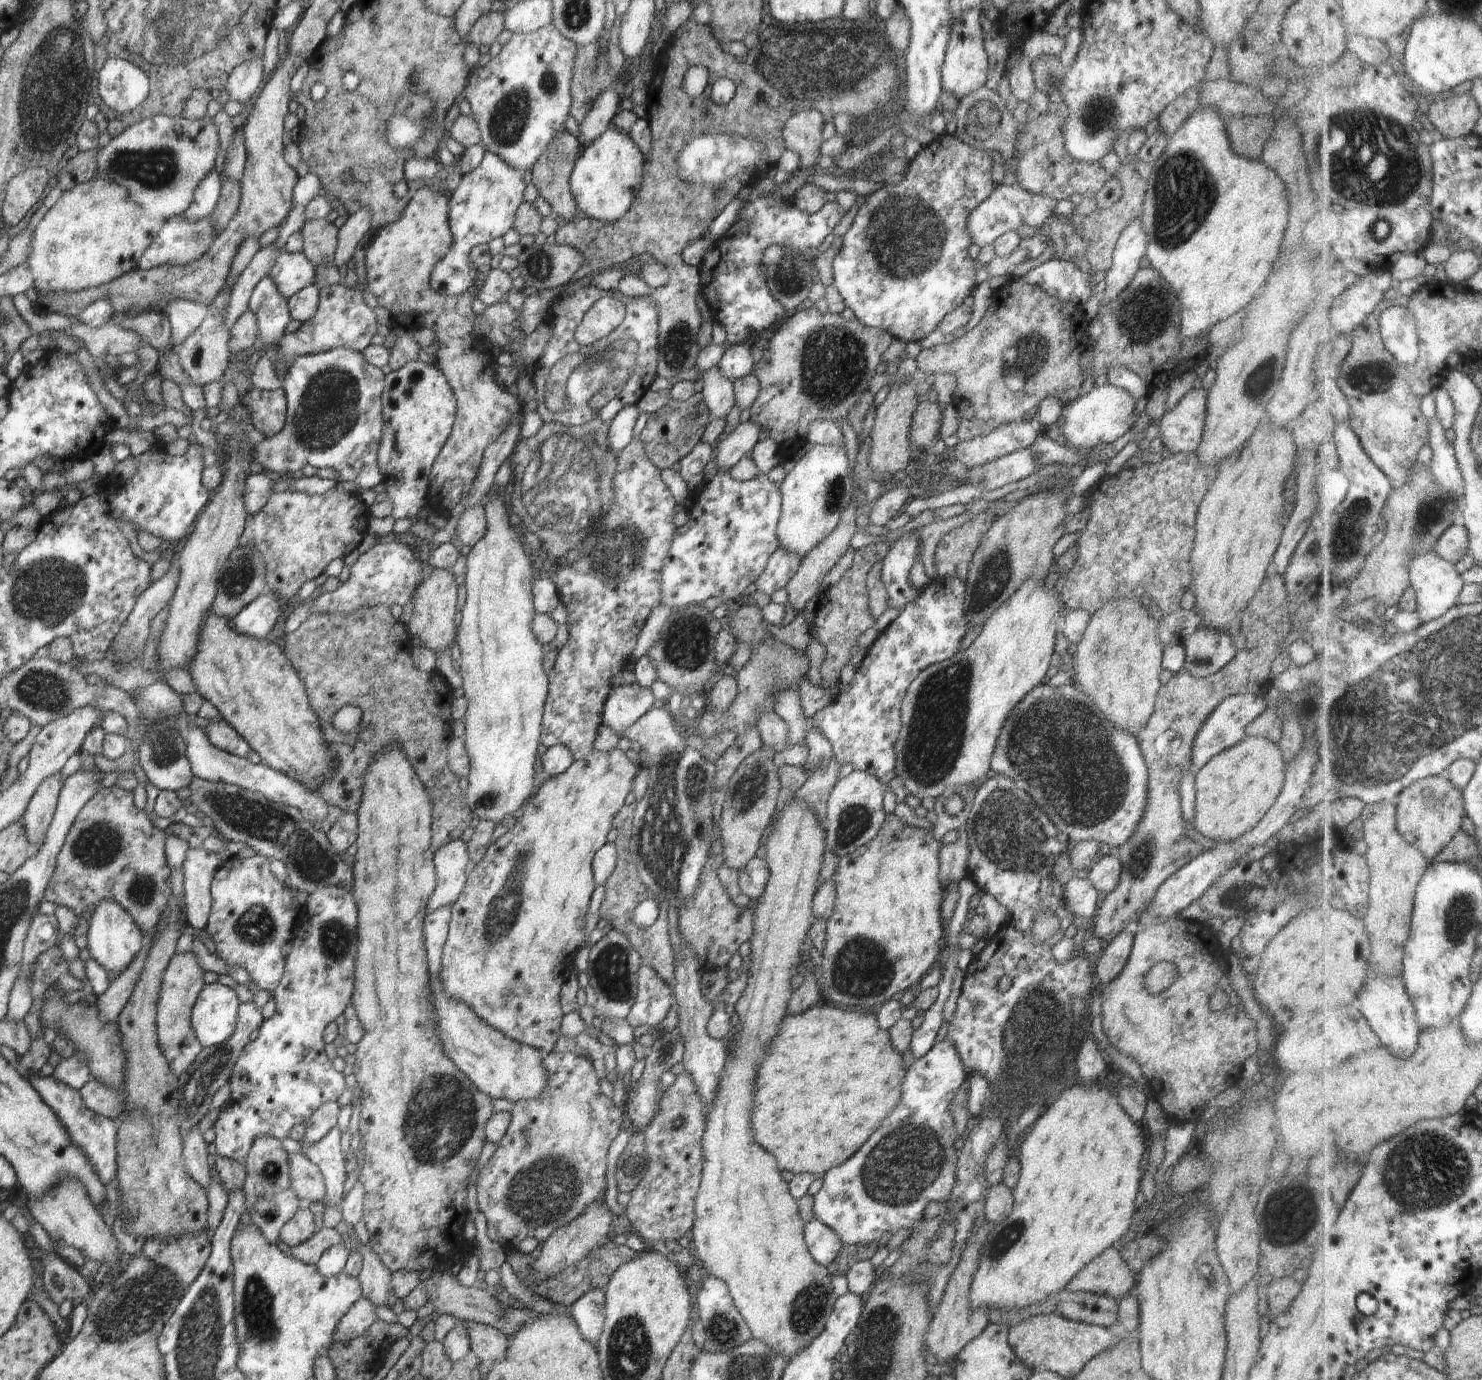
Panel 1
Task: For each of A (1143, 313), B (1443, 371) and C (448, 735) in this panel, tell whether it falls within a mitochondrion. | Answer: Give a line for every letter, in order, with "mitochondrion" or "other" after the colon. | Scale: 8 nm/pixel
A: mitochondrion
B: other
C: other

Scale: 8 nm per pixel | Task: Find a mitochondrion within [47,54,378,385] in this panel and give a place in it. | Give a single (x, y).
(154, 168)

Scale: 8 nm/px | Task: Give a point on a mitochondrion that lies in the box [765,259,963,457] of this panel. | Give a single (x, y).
(832, 360)

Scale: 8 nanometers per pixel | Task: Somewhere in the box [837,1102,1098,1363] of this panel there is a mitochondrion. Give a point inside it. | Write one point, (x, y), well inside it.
(904, 1164)

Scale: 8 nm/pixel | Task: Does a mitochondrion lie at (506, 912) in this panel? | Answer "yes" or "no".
yes

